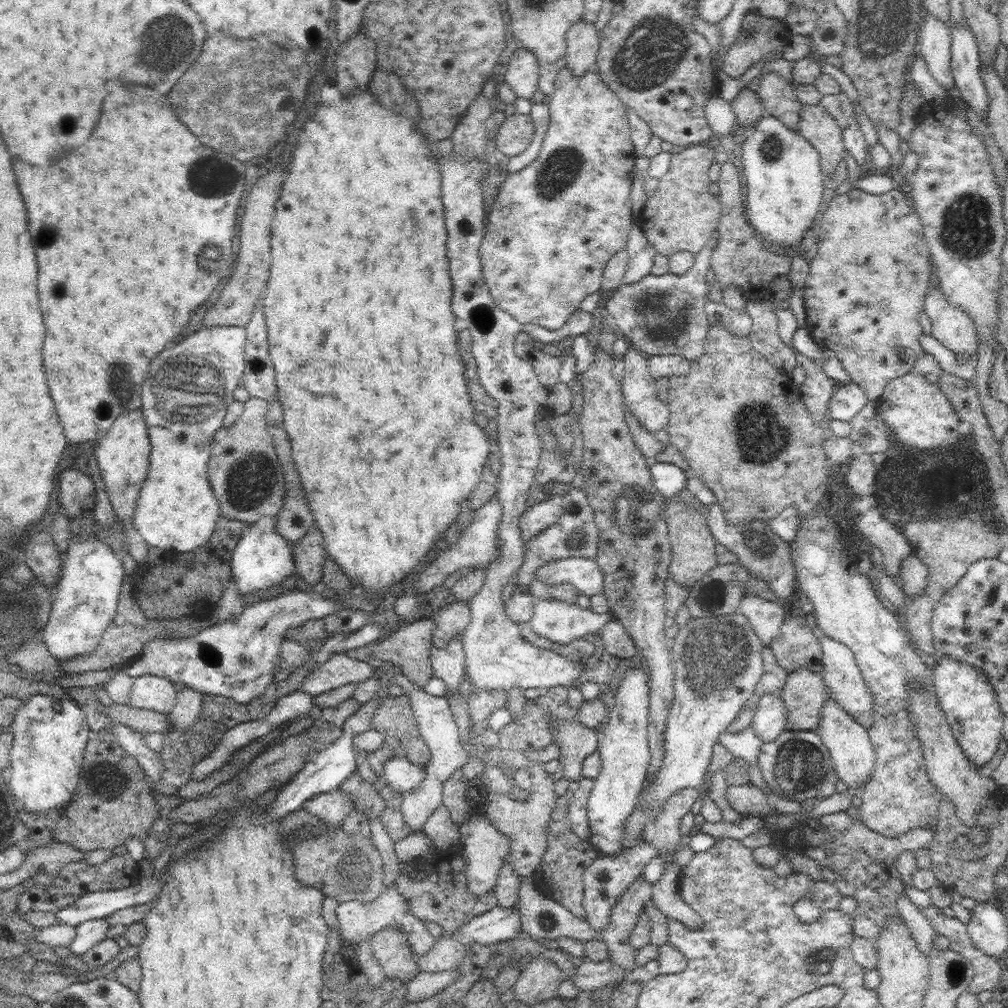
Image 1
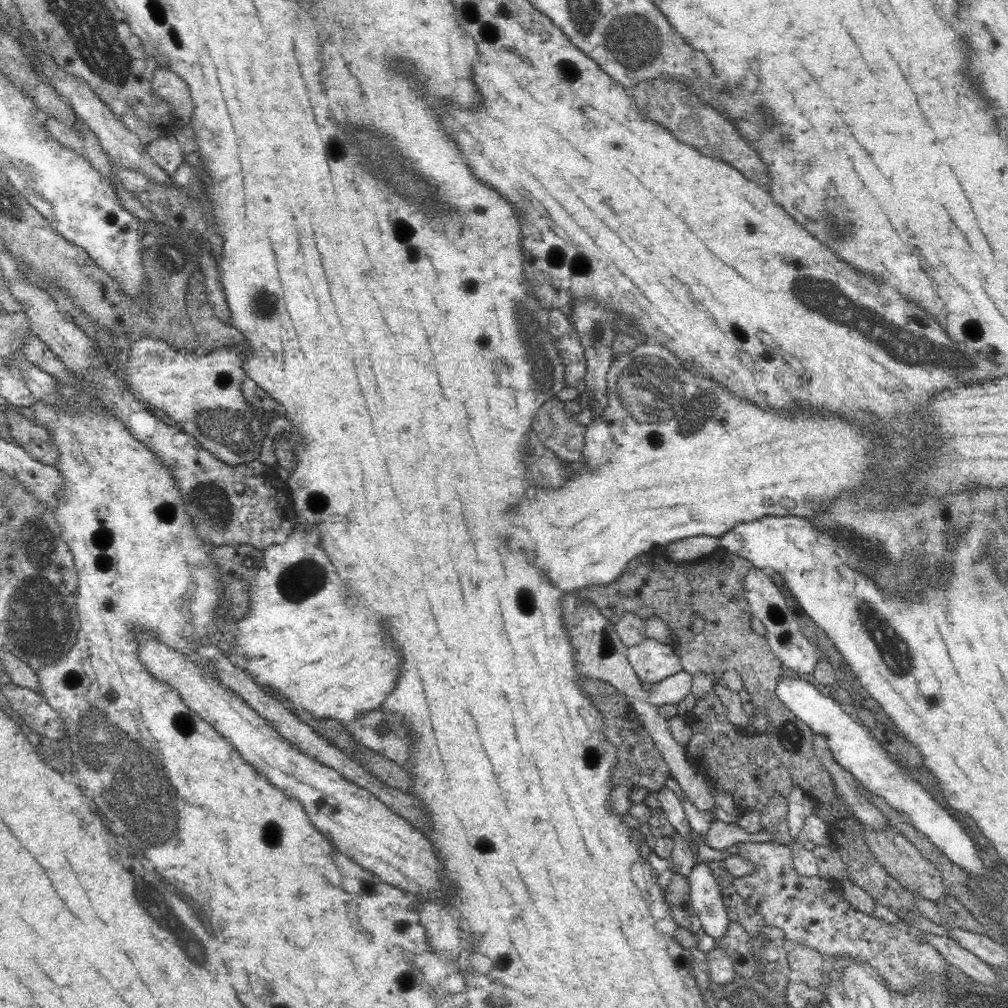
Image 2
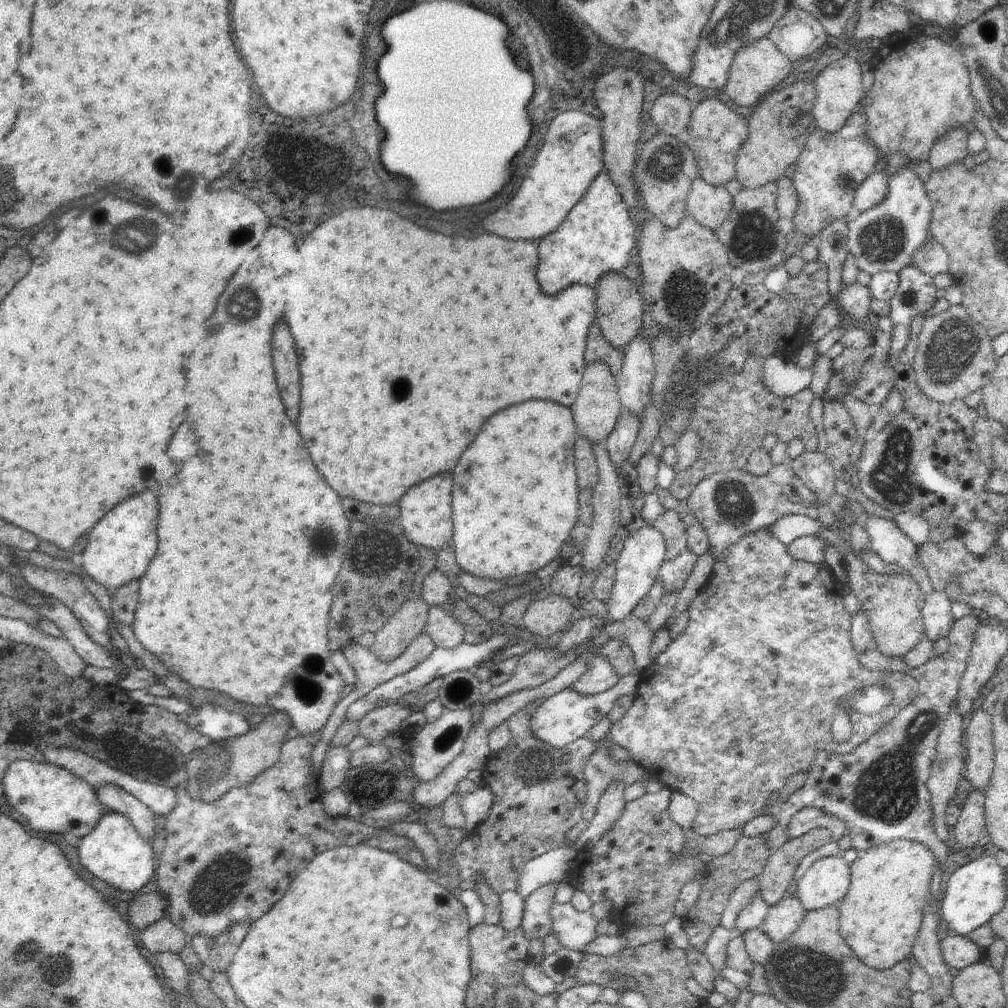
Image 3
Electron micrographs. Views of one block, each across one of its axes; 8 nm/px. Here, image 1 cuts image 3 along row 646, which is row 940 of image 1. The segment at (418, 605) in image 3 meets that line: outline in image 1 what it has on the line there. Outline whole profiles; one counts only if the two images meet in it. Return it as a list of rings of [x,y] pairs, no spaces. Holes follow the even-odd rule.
[[[399,926],[385,928],[377,932],[371,940],[371,954],[377,960],[379,968],[385,972],[387,978],[393,978],[393,982],[409,982],[413,976],[419,974],[417,958],[413,956],[407,934]]]

